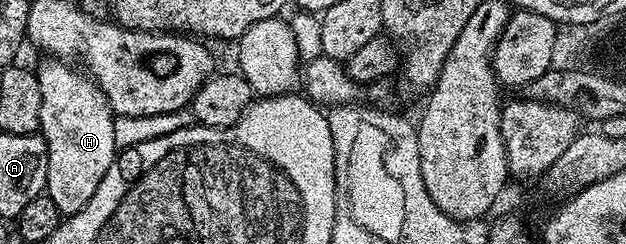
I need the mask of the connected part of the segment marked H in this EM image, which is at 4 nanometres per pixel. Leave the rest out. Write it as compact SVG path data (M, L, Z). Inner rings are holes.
M55 58L45 59L45 64L38 68L36 77L42 90L42 118L39 135L48 143L48 187L46 194L58 206L61 217L73 216L94 198L98 182L110 170L117 158L118 147L114 140L114 113L106 98L96 87L96 81L83 71L75 72L71 63Z

